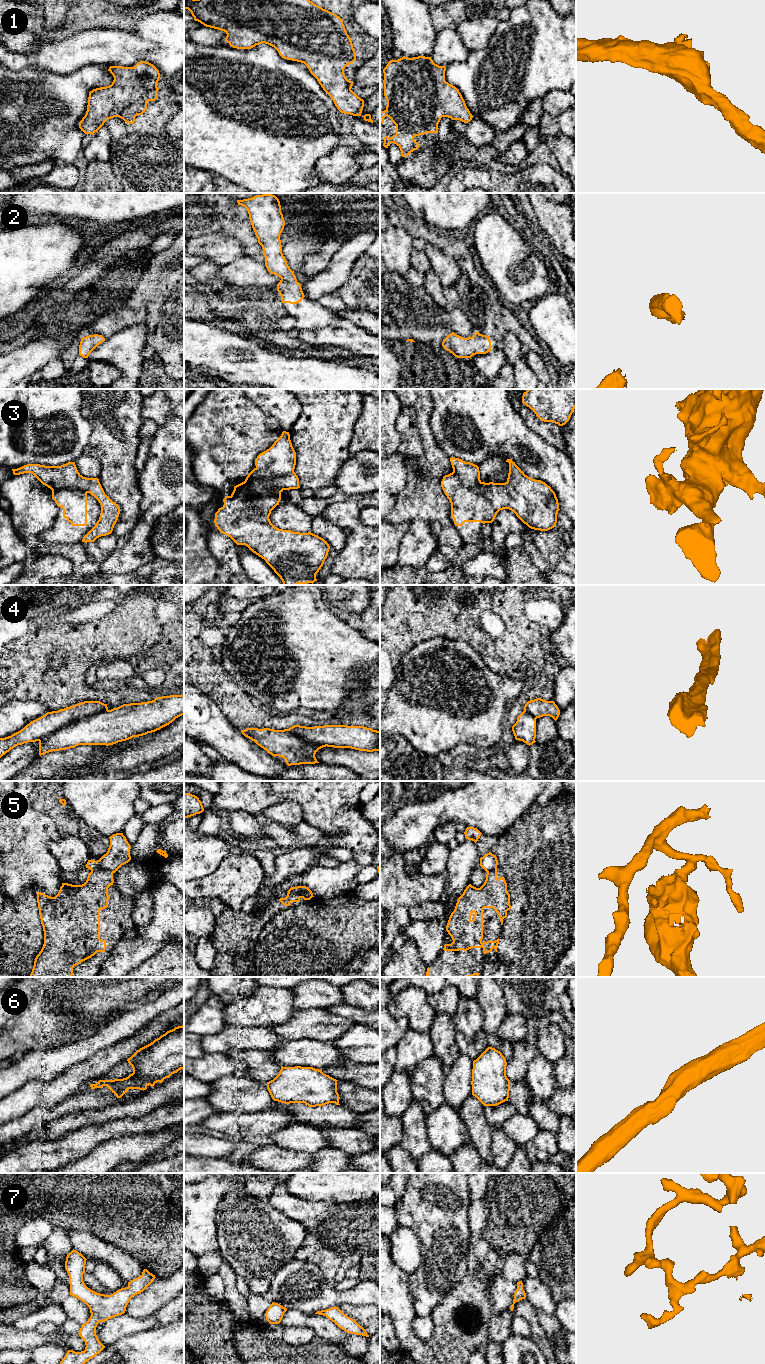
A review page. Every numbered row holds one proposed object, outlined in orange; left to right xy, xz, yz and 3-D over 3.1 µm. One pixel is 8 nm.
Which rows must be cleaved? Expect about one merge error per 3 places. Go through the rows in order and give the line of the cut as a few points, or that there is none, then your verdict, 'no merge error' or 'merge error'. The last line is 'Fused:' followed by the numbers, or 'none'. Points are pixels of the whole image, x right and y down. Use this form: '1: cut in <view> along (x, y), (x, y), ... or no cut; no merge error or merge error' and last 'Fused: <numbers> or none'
1: no cut; no merge error
2: no cut; no merge error
3: cut in xz along (293, 471), (273, 477), (268, 481); merge error
4: cut in xy along (107, 708), (73, 720), (38, 740); merge error
5: cut in xy along (91, 869), (102, 868), (112, 873); merge error
6: cut in xy along (153, 1084), (148, 1084), (136, 1077), (130, 1077), (104, 1085); merge error
7: no cut; no merge error
Fused: 3, 4, 5, 6

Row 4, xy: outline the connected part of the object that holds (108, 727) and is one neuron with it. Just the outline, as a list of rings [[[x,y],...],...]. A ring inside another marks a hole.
[[[184,695],[123,704],[71,722],[39,740],[39,755],[78,745],[113,745],[155,732],[184,715]]]

